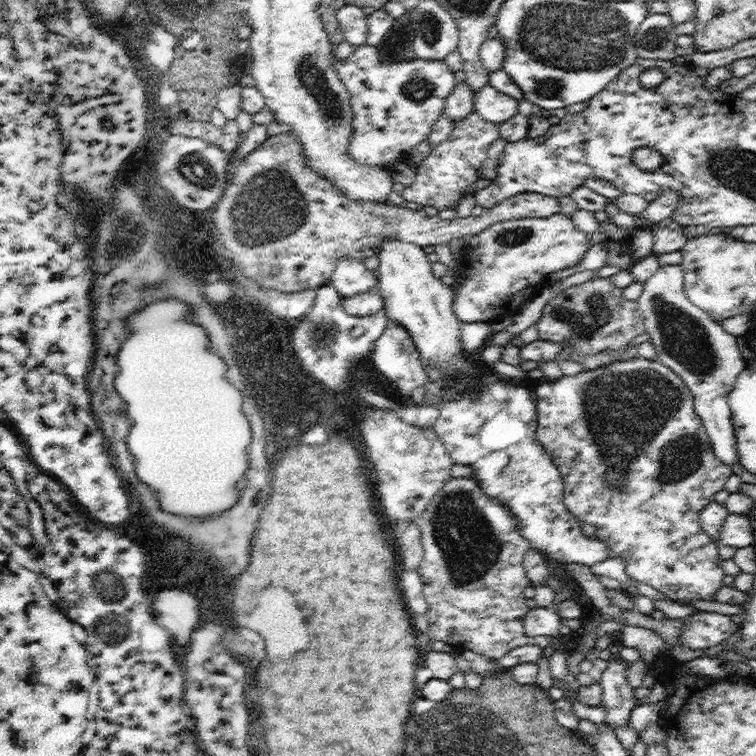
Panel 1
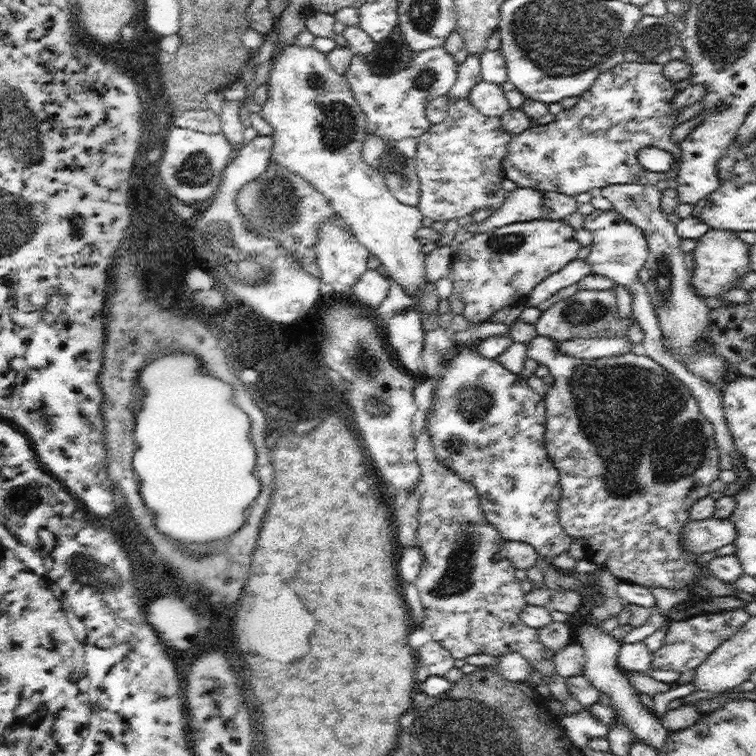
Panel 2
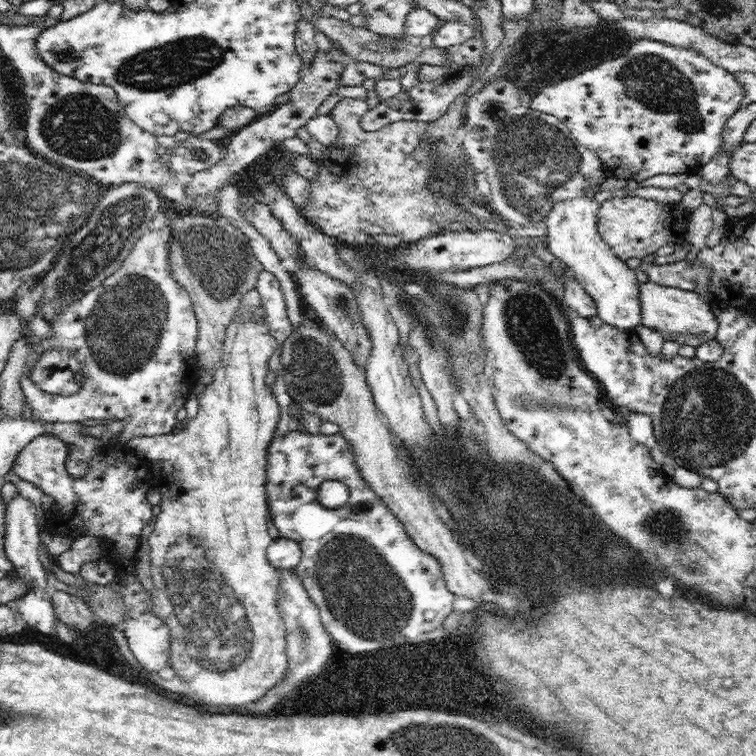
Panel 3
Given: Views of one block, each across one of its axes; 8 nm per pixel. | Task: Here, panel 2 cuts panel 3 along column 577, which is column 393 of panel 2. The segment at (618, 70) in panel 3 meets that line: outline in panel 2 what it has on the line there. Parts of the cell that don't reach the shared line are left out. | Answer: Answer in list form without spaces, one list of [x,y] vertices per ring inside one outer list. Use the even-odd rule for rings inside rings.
[[[435,46],[415,52],[409,60],[409,66],[389,78],[375,76],[367,70],[367,62],[357,58],[351,60],[349,70],[343,76],[347,78],[355,104],[365,114],[367,132],[381,134],[389,140],[401,140],[407,136],[417,138],[429,130],[431,122],[425,116],[425,104],[429,104],[437,96],[447,96],[449,88],[453,88],[457,80],[457,72],[459,70],[455,56],[451,56],[443,46]]]

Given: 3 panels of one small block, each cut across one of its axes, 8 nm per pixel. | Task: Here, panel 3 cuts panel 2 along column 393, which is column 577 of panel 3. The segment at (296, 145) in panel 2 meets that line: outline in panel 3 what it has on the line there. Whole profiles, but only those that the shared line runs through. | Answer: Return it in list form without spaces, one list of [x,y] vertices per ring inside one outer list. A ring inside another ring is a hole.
[[[588,194],[576,196],[566,202],[558,202],[544,226],[548,226],[550,248],[558,260],[562,260],[570,270],[570,274],[584,286],[586,294],[592,296],[598,308],[598,316],[628,334],[634,334],[642,328],[642,298],[640,298],[640,282],[636,280],[636,268],[630,268],[624,260],[616,256],[616,252],[604,244],[604,238],[598,232],[598,214],[600,204]]]

